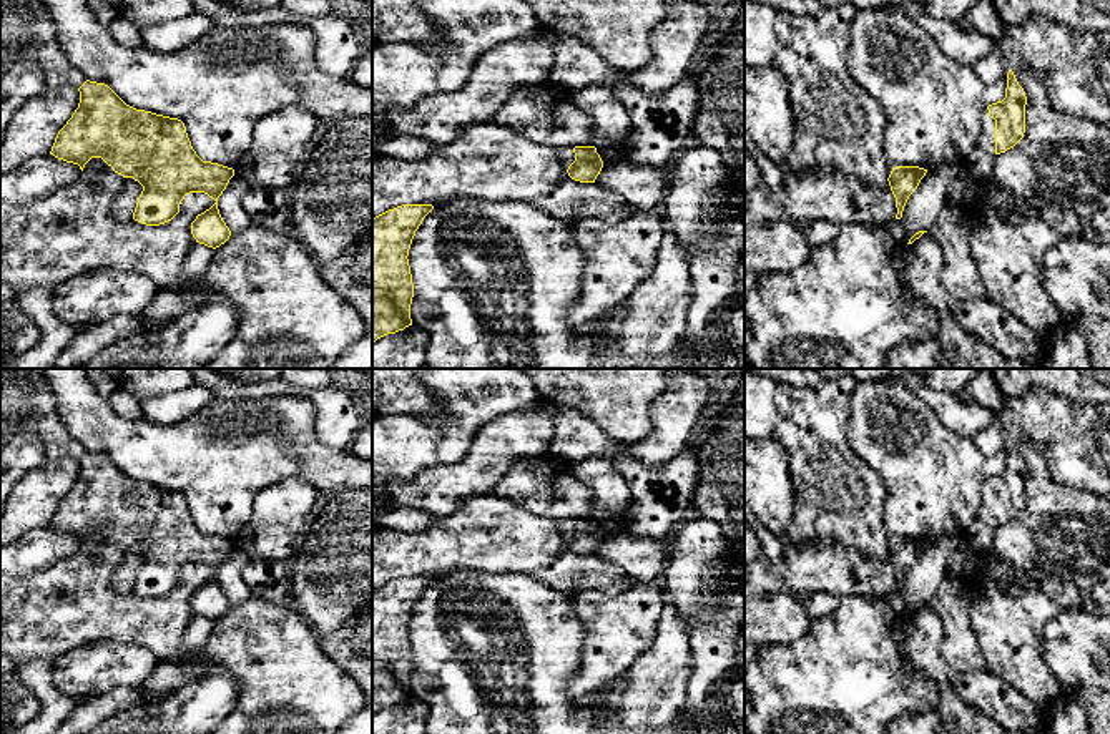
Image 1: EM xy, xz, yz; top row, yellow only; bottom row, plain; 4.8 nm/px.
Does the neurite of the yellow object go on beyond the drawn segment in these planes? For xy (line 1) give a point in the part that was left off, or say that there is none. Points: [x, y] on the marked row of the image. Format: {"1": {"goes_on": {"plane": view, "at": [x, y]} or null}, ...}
{"1": {"goes_on": null}}

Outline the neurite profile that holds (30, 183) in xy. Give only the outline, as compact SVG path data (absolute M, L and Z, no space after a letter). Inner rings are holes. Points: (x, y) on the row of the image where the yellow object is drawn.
M53 154L27 159L17 169L0 176L0 201L28 206L42 203L47 196L73 184L83 171Z

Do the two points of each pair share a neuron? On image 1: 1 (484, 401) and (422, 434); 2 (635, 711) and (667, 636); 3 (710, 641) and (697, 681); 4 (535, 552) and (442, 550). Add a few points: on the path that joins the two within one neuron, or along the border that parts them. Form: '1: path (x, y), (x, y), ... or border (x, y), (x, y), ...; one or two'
1: path (469, 409), (444, 434), (437, 434); one
2: path (653, 693), (667, 665), (667, 655); one
3: path (708, 651), (705, 671); one
4: path (512, 550), (466, 550); one

